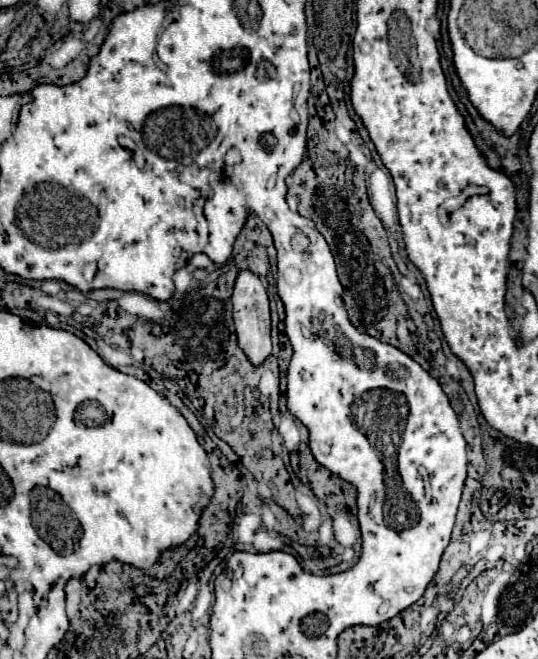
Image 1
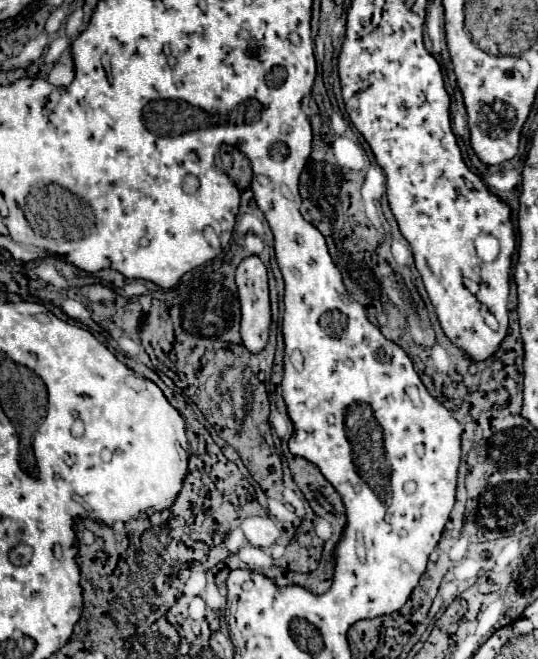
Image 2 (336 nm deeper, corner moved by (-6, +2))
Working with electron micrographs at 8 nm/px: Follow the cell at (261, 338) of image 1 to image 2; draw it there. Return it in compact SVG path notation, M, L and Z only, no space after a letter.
M247 256L237 266L237 292L241 302L241 338L251 352L261 352L269 338L271 308L267 268L257 256Z

